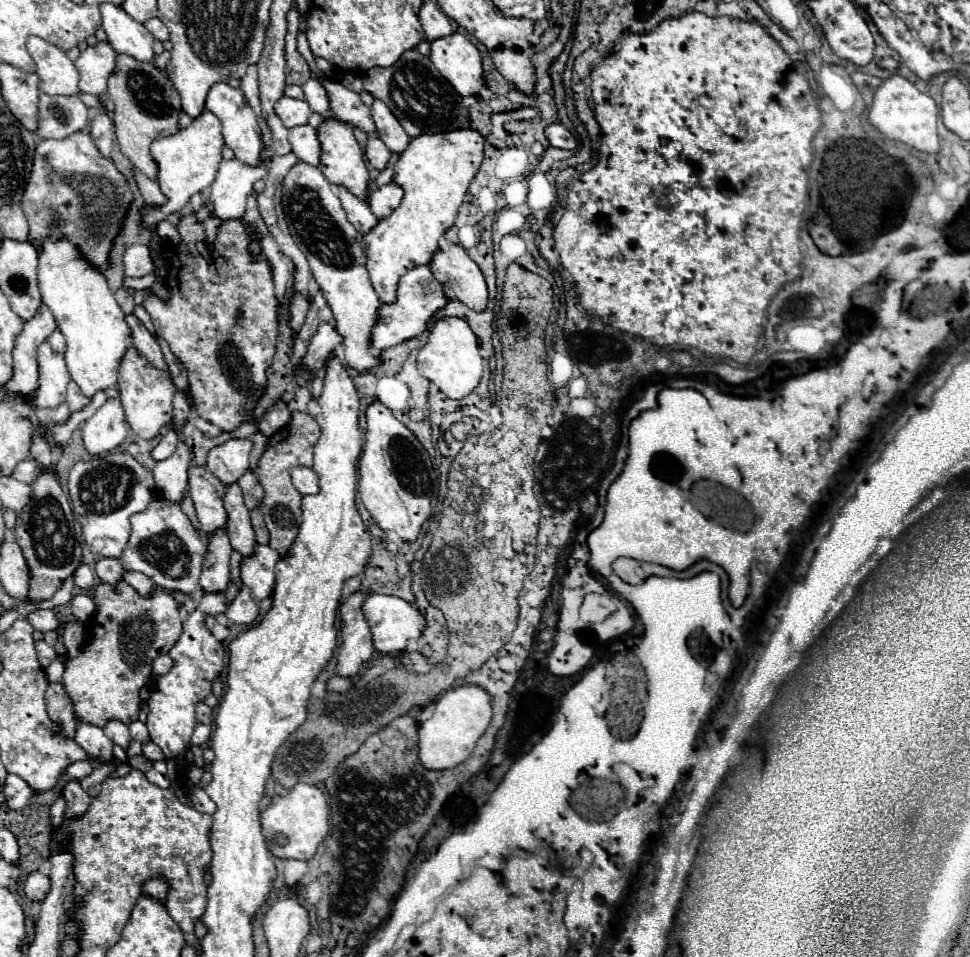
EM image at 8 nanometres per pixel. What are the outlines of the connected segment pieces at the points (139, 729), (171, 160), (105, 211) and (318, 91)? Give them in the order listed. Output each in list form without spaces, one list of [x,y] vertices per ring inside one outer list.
[[[135,720],[135,722],[129,724],[129,732],[131,732],[131,738],[137,740],[137,742],[141,742],[141,744],[147,744],[151,740],[149,734],[147,734],[147,726],[141,724],[139,720]]]
[[[207,110],[199,118],[195,118],[189,128],[179,130],[173,136],[165,136],[161,140],[155,140],[151,144],[151,154],[153,154],[155,162],[159,164],[157,182],[161,186],[161,192],[167,196],[167,204],[163,204],[159,208],[149,206],[143,216],[143,222],[147,226],[155,226],[161,220],[165,220],[171,212],[181,210],[193,194],[207,190],[211,186],[211,182],[215,180],[215,174],[219,170],[219,162],[223,160],[221,158],[223,146],[225,146],[225,140],[221,134],[221,122],[215,114],[211,114]]]
[[[87,130],[63,140],[43,140],[35,148],[33,170],[21,208],[29,222],[29,242],[39,250],[43,238],[67,238],[97,270],[107,270],[113,240],[121,232],[133,192],[111,158],[103,158]]]
[[[309,78],[307,84],[303,86],[303,92],[305,92],[305,100],[313,112],[319,112],[319,114],[329,112],[329,98],[327,98],[327,92],[319,80]]]

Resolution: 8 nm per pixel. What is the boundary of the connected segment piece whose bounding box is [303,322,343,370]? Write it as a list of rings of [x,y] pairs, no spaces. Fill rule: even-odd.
[[[323,322],[319,324],[315,336],[309,342],[307,356],[303,358],[303,364],[311,366],[311,370],[323,368],[329,358],[329,354],[339,348],[343,342],[343,336],[335,330],[335,322]]]

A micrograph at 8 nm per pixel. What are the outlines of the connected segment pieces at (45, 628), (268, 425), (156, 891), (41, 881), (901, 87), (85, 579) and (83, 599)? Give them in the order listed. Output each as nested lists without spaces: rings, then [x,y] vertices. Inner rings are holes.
[[[37,610],[37,612],[29,614],[27,620],[31,622],[31,626],[35,630],[41,630],[41,632],[49,632],[49,630],[59,628],[59,622],[57,622],[57,616],[53,610]]]
[[[277,400],[271,410],[263,412],[263,416],[259,420],[253,420],[253,422],[263,436],[271,436],[277,430],[281,430],[283,426],[287,426],[289,420],[291,420],[291,412],[287,410],[287,404],[283,400]]]
[[[161,876],[157,878],[149,878],[145,884],[143,884],[143,894],[147,896],[153,896],[153,898],[159,898],[159,900],[165,900],[167,894],[169,894],[169,882]]]
[[[31,872],[25,880],[25,896],[29,900],[37,900],[37,902],[43,902],[43,898],[47,896],[51,888],[51,880],[49,876],[41,874],[41,872]]]
[[[893,74],[877,88],[873,106],[869,110],[869,122],[891,140],[903,142],[919,152],[937,154],[939,152],[937,114],[939,114],[937,104],[929,94],[917,90],[915,84],[911,84],[907,78]]]
[[[81,564],[81,566],[77,568],[73,580],[75,580],[75,584],[77,584],[81,590],[91,590],[91,588],[95,586],[95,574],[93,574],[93,570],[91,570],[89,566],[85,566],[85,564]]]
[[[81,594],[81,596],[75,596],[71,600],[71,612],[73,616],[77,616],[81,622],[89,622],[95,612],[97,612],[97,606],[93,602],[93,598],[89,598],[87,594]]]

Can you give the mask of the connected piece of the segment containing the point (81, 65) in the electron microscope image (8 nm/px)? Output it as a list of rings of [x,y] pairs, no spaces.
[[[97,42],[97,46],[81,52],[81,56],[75,60],[81,76],[81,92],[89,92],[95,96],[103,94],[107,90],[107,78],[115,70],[115,58],[117,52],[109,46],[109,42]]]

